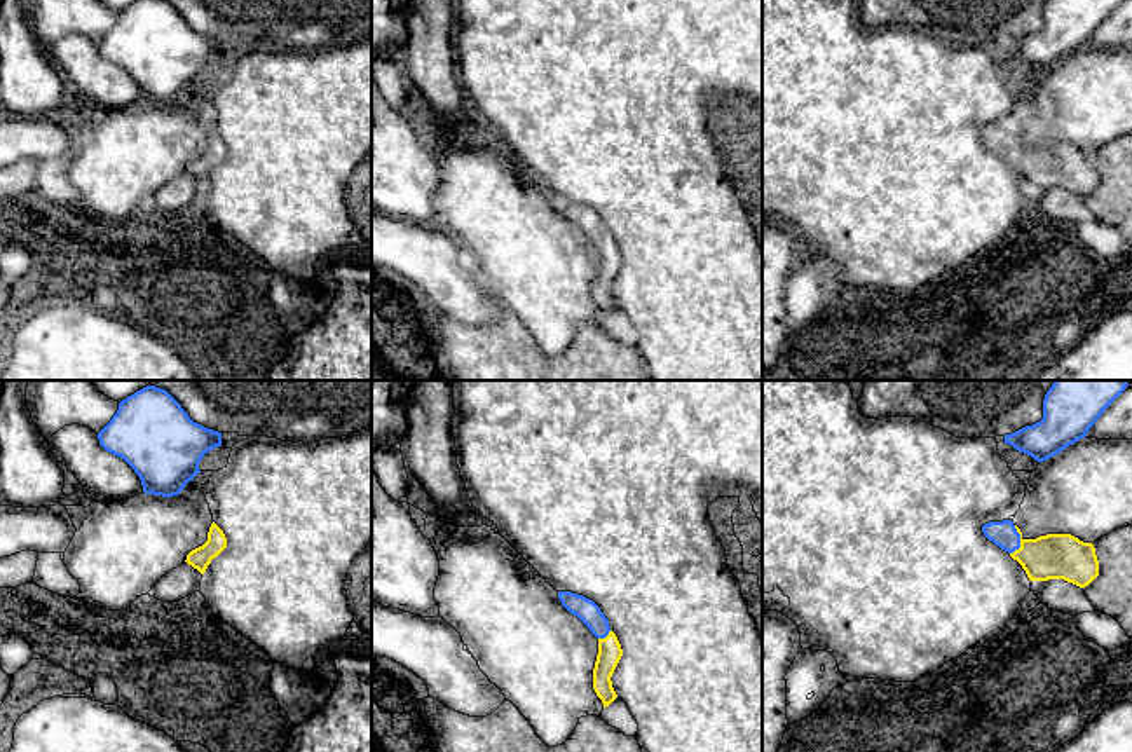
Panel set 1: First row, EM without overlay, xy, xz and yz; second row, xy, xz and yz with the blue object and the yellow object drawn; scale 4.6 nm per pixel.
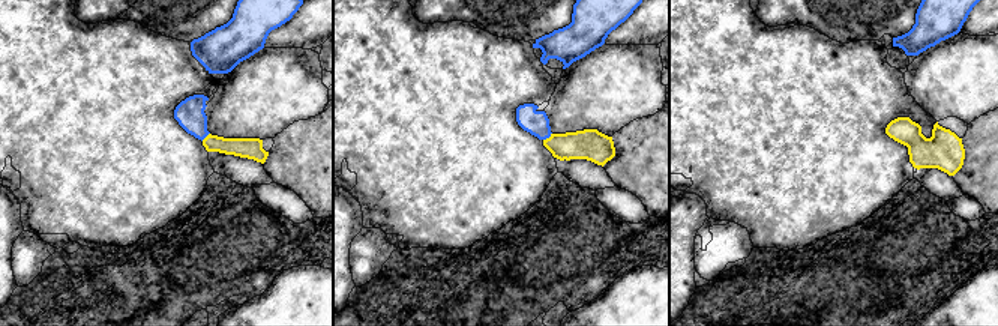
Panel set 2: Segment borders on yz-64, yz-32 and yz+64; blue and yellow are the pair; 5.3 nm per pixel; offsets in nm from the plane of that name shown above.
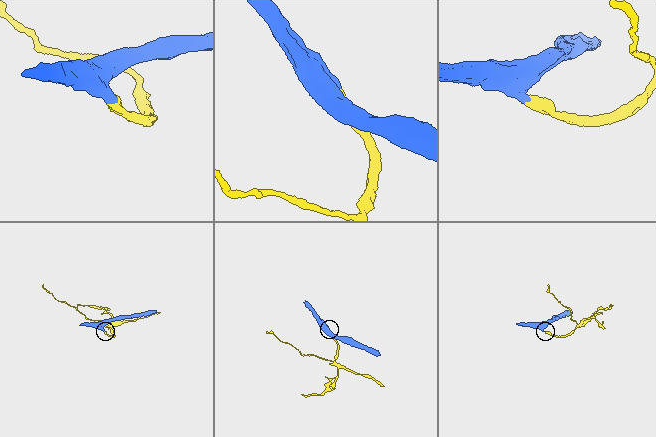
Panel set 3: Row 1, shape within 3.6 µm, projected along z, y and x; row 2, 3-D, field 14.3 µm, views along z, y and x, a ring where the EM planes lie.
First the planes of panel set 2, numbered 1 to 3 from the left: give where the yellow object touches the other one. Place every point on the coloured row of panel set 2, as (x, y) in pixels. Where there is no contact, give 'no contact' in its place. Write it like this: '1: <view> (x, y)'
1: yz-64 (204, 137)
2: yz-32 (548, 137)
3: no contact

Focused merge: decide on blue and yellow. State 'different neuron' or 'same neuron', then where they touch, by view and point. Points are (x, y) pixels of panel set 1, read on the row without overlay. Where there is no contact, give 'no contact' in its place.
same neuron; meets blue in yz at (1019, 150)

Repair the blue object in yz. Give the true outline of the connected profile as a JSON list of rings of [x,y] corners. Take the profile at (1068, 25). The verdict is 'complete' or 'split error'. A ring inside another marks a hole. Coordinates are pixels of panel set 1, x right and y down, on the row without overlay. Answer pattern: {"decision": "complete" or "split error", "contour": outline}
{"decision": "complete", "contour": [[[1047,0],[1043,28],[1012,44],[1005,52],[1043,72],[1078,49],[1123,0]]]}

